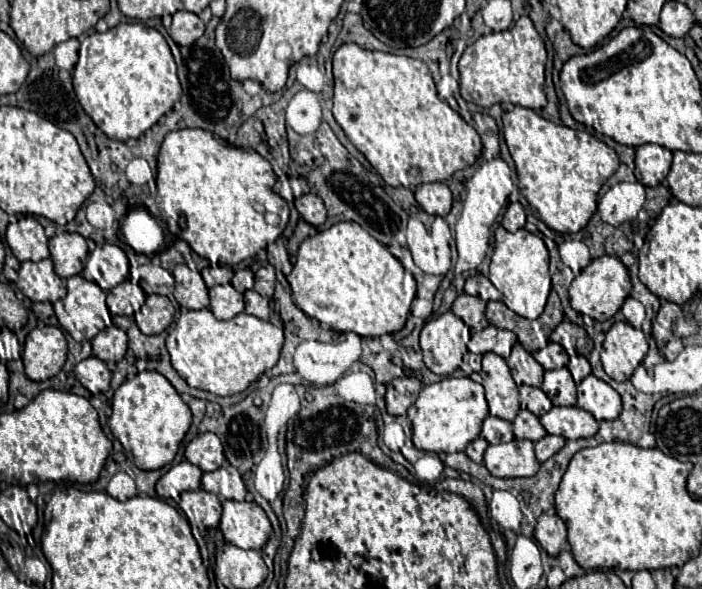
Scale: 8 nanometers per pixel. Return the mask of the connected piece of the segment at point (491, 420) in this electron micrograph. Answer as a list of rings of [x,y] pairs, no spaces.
[[[487,417],[483,421],[483,431],[481,437],[485,437],[489,443],[505,443],[505,441],[513,441],[513,425],[505,419],[499,417]]]

